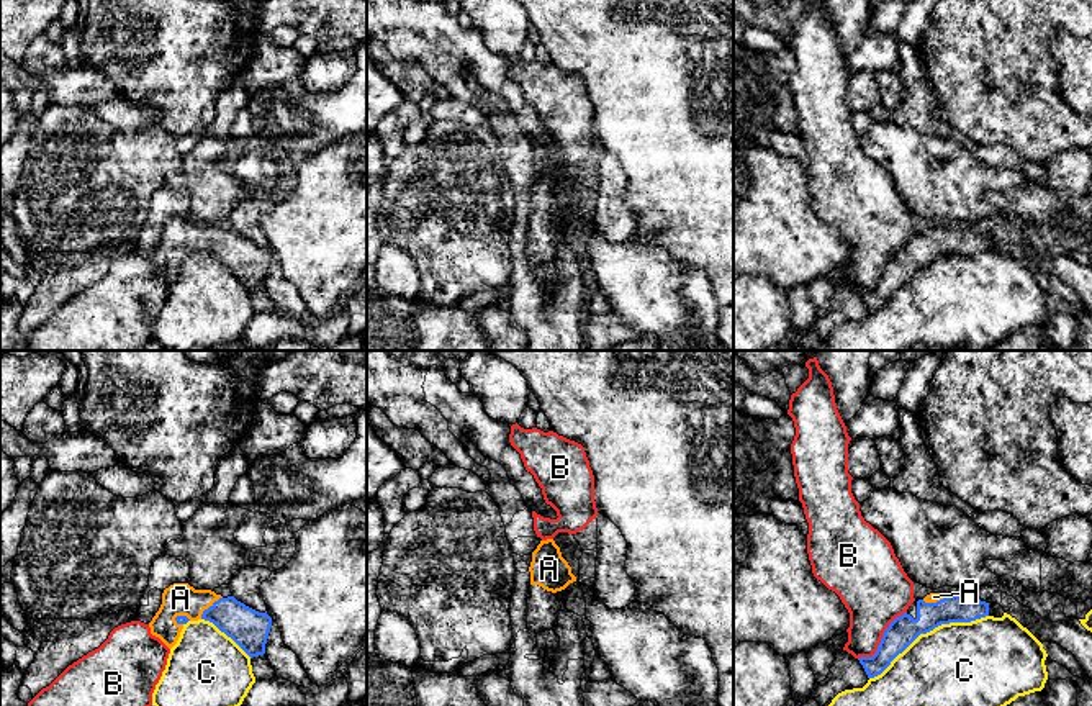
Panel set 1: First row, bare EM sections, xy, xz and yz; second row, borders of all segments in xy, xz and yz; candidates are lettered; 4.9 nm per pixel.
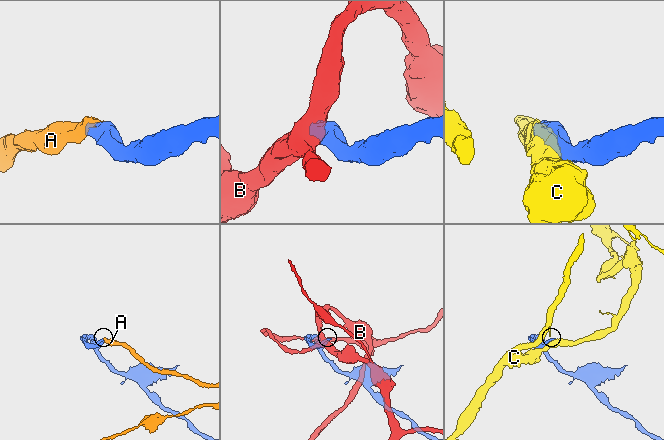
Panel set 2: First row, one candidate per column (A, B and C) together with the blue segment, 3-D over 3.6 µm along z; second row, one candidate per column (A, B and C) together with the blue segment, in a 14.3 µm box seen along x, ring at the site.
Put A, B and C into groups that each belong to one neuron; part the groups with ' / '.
A / B / C

